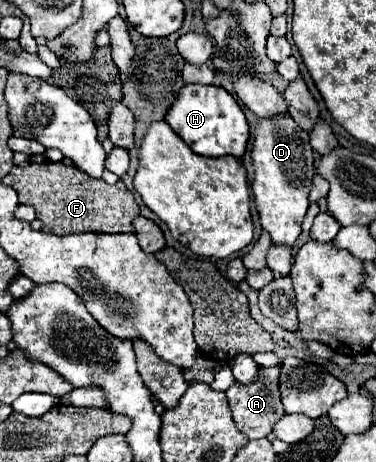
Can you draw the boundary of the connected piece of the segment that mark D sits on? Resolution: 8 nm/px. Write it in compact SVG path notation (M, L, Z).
M284 114L284 118L260 118L254 126L252 164L256 170L252 192L260 214L260 224L270 234L274 244L292 246L300 234L300 224L310 206L308 192L316 174L314 150L308 142L308 132L302 130L290 114Z

